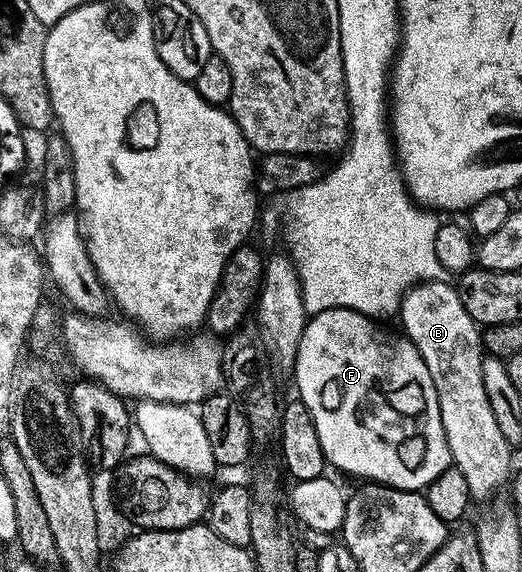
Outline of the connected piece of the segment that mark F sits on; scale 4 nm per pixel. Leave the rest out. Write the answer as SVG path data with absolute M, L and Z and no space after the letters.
M348 308L324 310L311 315L306 322L306 329L300 338L300 346L296 354L292 381L298 387L297 399L308 406L308 414L312 414L312 422L316 422L316 434L320 434L320 450L326 455L327 465L331 469L339 468L350 476L359 476L359 481L387 484L390 488L399 488L405 492L425 490L444 469L451 467L450 451L444 438L444 426L440 422L440 402L436 398L436 386L432 386L432 374L428 374L428 366L424 366L424 358L420 358L420 350L416 350L413 342L404 334L393 336L385 332L371 317Z

